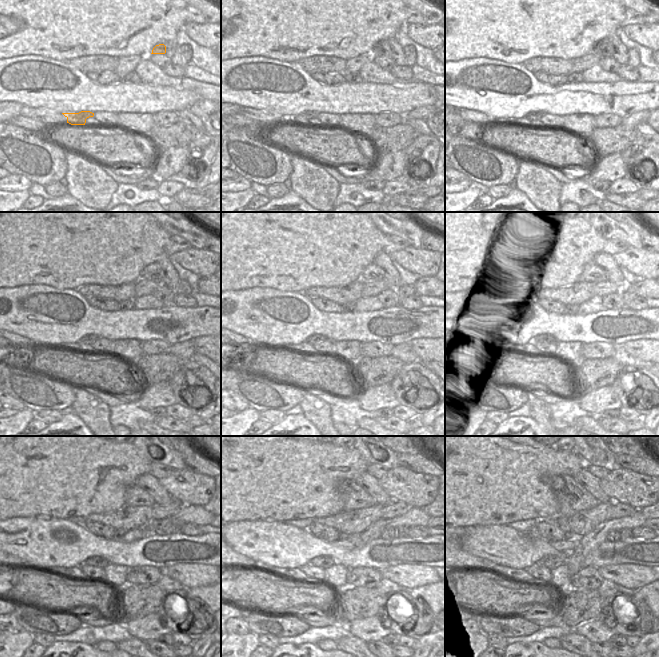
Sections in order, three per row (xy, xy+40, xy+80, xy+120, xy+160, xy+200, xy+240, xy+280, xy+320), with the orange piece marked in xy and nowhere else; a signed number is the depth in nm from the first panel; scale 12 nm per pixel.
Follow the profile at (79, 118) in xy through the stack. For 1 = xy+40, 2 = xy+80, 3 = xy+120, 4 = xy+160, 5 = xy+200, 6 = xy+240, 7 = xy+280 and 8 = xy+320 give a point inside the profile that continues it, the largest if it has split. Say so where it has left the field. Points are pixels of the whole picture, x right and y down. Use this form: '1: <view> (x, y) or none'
1: xy+40 (306, 116)
2: xy+80 (535, 115)
3: xy+120 (87, 339)
4: xy+160 (316, 338)
5: xy+200 (543, 338)
6: xy+240 (101, 562)
7: xy+280 (323, 561)
8: xy+320 (551, 562)

